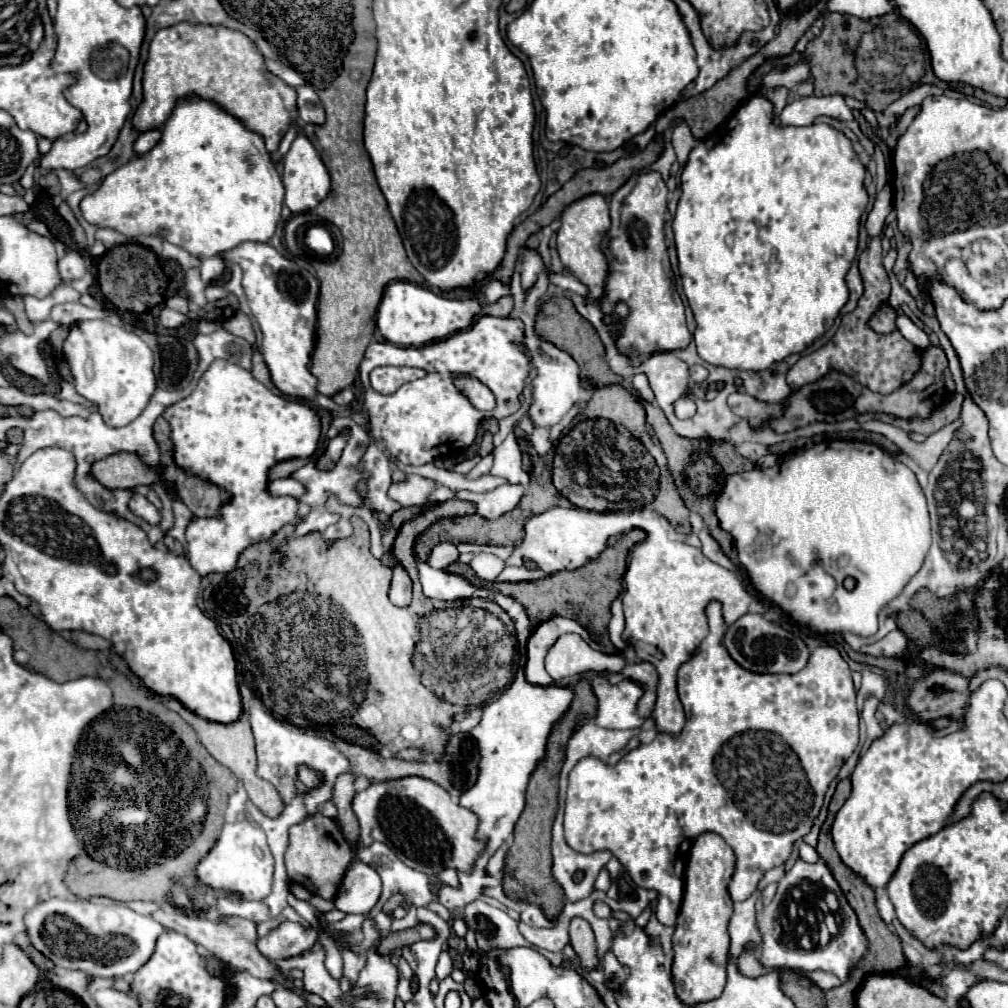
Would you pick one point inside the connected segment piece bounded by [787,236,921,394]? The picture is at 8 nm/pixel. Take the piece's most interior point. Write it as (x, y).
(883, 362)

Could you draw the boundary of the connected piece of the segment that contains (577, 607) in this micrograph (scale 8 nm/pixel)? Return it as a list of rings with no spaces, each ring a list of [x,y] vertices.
[[[631,530],[619,542],[607,546],[605,552],[599,558],[591,560],[589,564],[585,564],[577,570],[561,570],[561,572],[549,574],[549,576],[533,580],[533,582],[487,582],[487,580],[479,578],[469,564],[463,564],[463,562],[455,562],[447,570],[465,576],[469,582],[473,582],[477,586],[485,586],[485,588],[491,588],[505,596],[515,598],[517,602],[521,602],[525,606],[533,626],[537,626],[539,622],[547,622],[547,618],[553,618],[553,616],[565,616],[565,618],[579,622],[595,640],[599,640],[605,654],[613,654],[615,648],[609,640],[609,630],[607,630],[607,624],[611,620],[609,608],[611,608],[611,602],[623,590],[623,574],[627,570],[629,550],[633,548],[633,544],[641,542],[643,538],[645,538],[643,530]]]

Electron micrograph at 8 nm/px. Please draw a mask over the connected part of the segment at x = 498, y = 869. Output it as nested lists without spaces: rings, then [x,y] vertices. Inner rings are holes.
[[[501,846],[493,858],[489,860],[487,864],[487,872],[493,874],[493,876],[501,876],[503,874],[503,868],[505,868],[505,856],[507,856],[507,846]]]

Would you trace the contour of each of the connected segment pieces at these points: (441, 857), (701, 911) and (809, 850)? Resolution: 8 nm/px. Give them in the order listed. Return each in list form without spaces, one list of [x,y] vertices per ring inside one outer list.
[[[409,776],[391,782],[373,782],[353,798],[353,812],[361,826],[365,844],[373,840],[389,846],[409,868],[435,878],[443,868],[455,868],[471,874],[475,858],[483,852],[483,842],[475,838],[479,818],[459,806],[447,790],[431,780]]]
[[[701,834],[689,854],[685,872],[685,896],[673,934],[673,982],[677,996],[685,1004],[717,998],[727,980],[729,960],[729,932],[727,924],[733,914],[733,900],[729,896],[729,880],[735,872],[735,854],[731,846],[717,834]]]
[[[799,842],[799,854],[801,854],[801,860],[805,860],[805,862],[819,862],[821,860],[819,852],[805,842]]]

